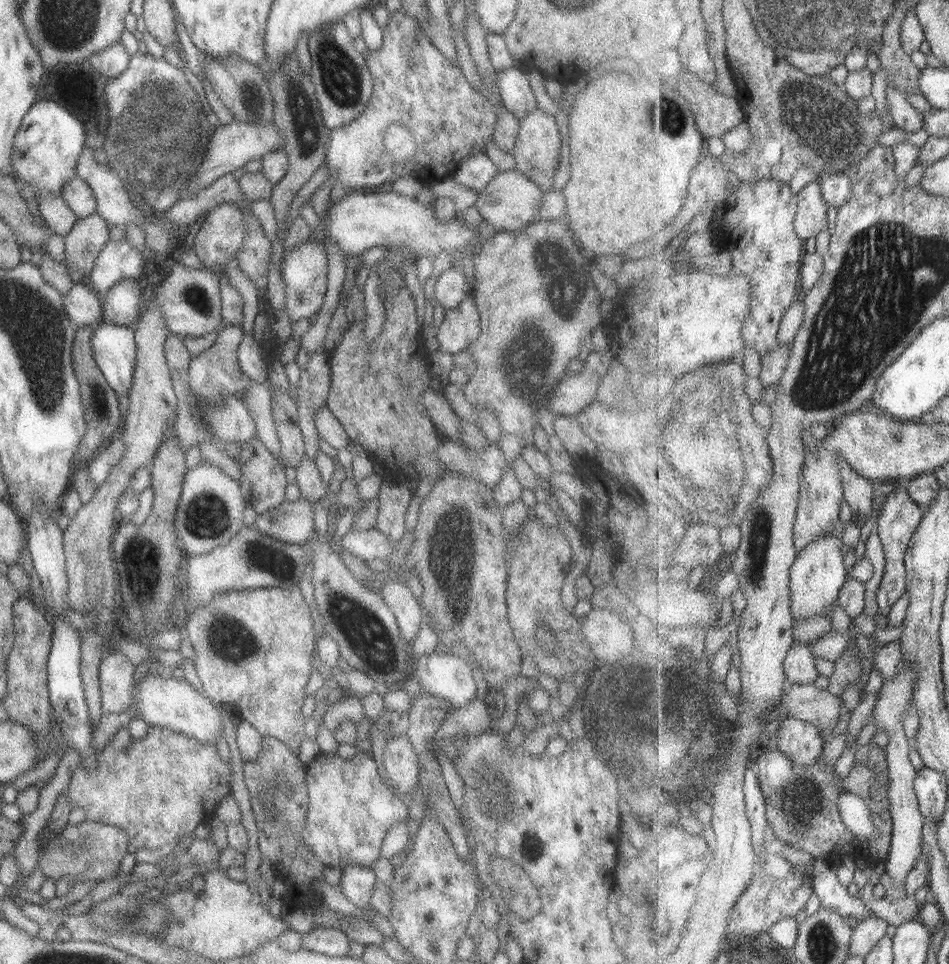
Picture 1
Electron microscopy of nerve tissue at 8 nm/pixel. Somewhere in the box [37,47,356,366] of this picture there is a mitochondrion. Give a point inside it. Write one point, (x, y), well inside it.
(160, 165)

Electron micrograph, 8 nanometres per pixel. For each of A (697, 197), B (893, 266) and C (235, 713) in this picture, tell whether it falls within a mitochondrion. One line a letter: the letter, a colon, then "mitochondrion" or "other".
A: other
B: mitochondrion
C: other

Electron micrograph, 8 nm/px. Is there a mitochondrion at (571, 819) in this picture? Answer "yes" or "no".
no

